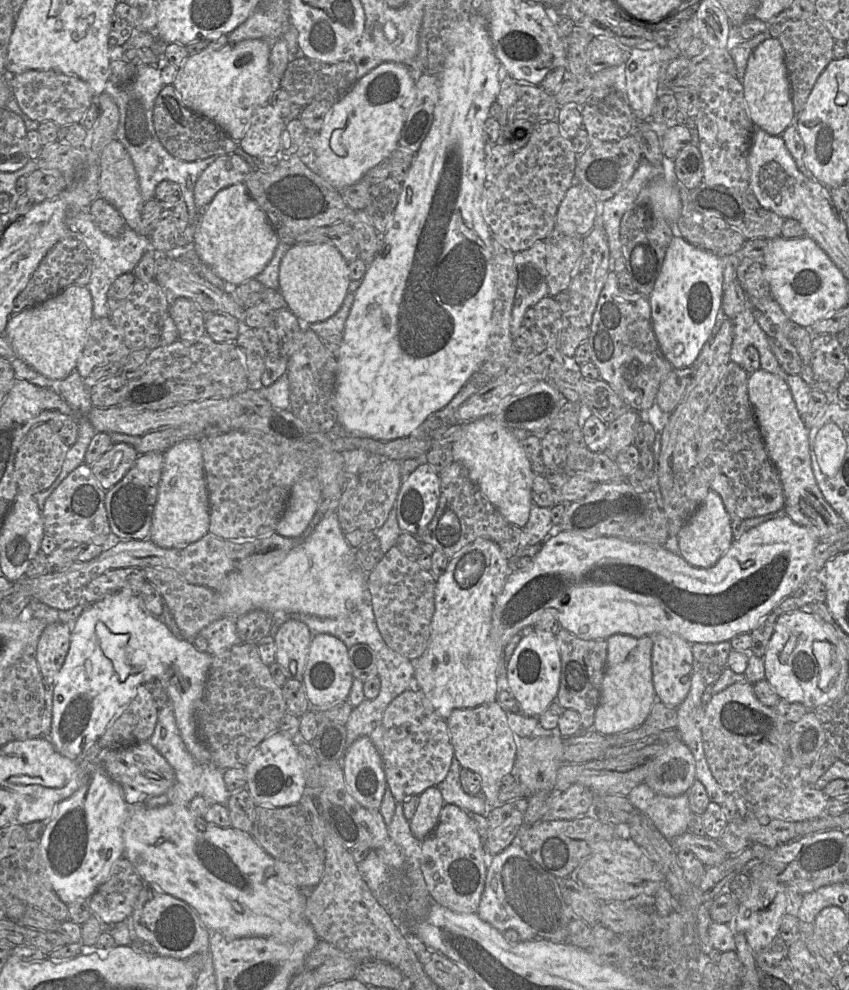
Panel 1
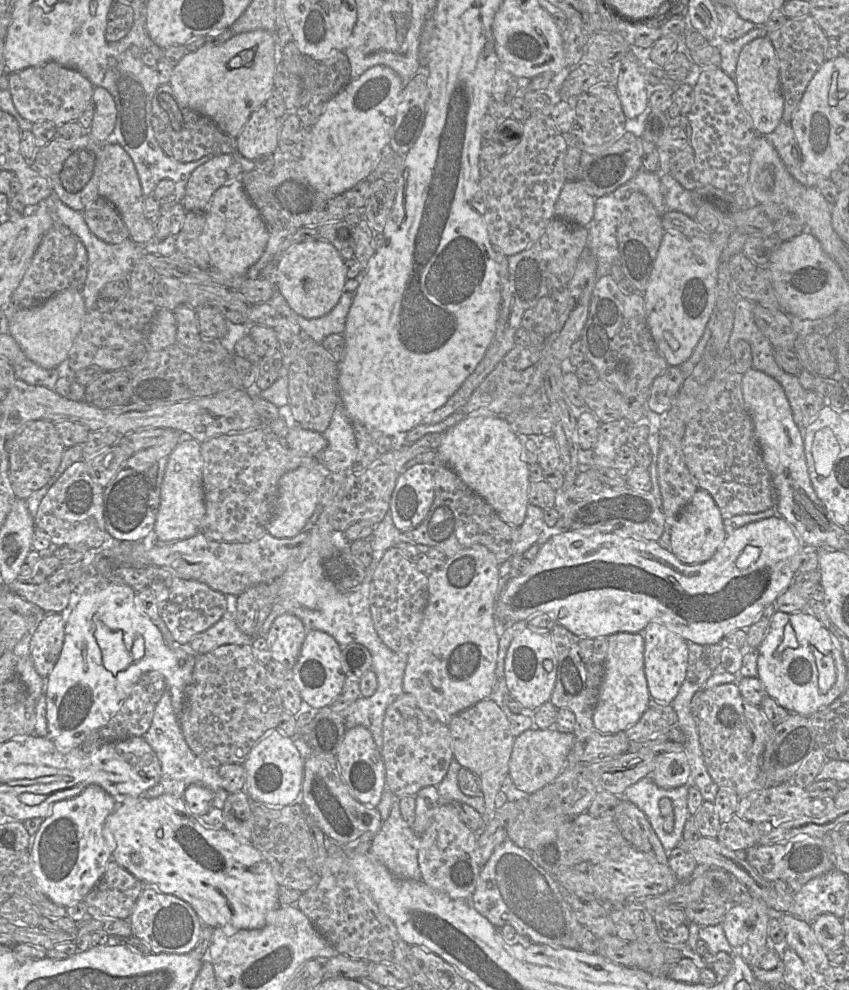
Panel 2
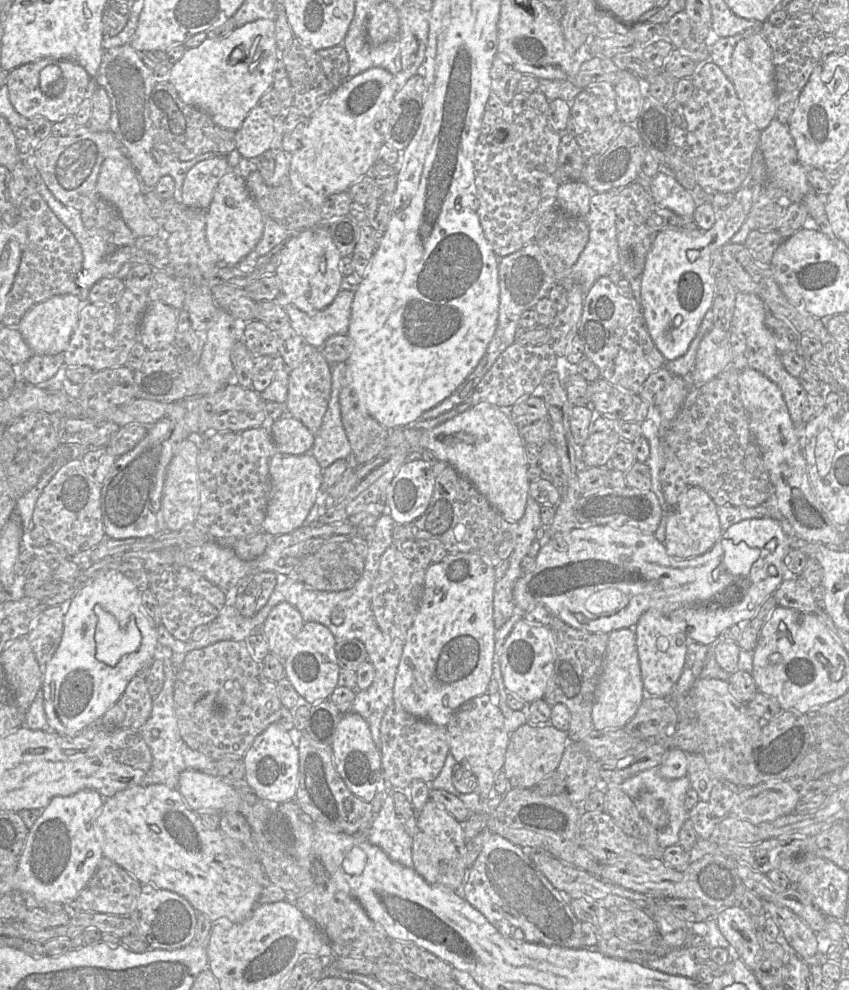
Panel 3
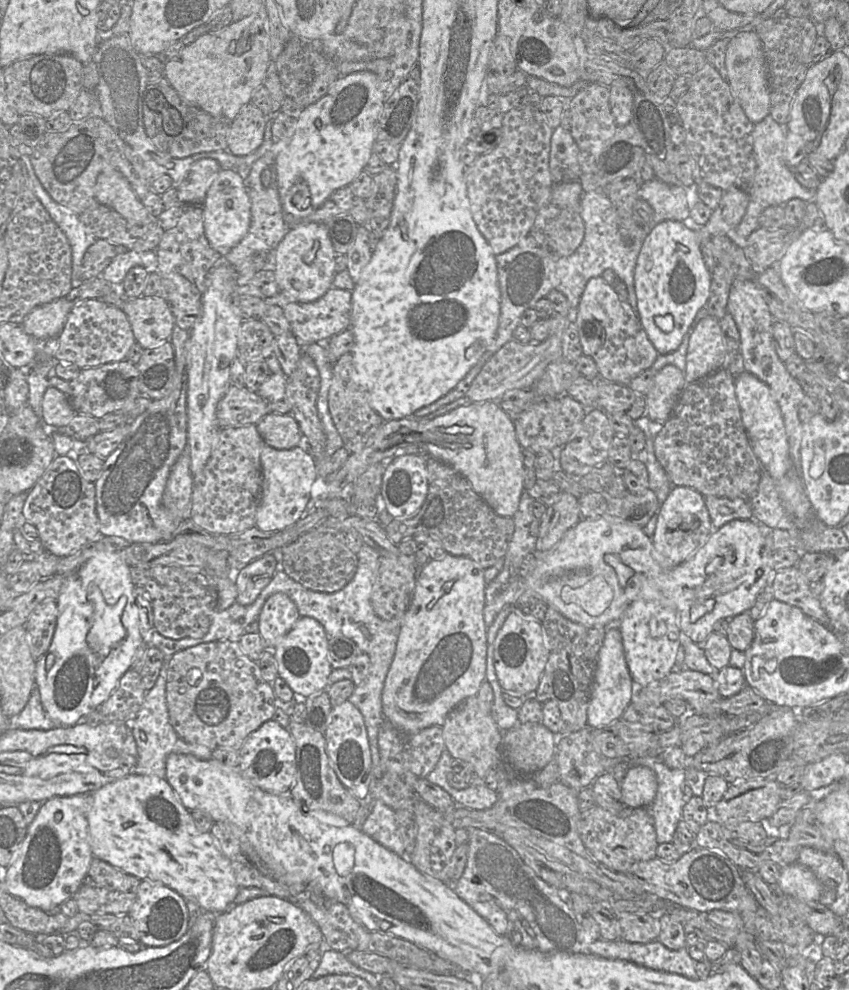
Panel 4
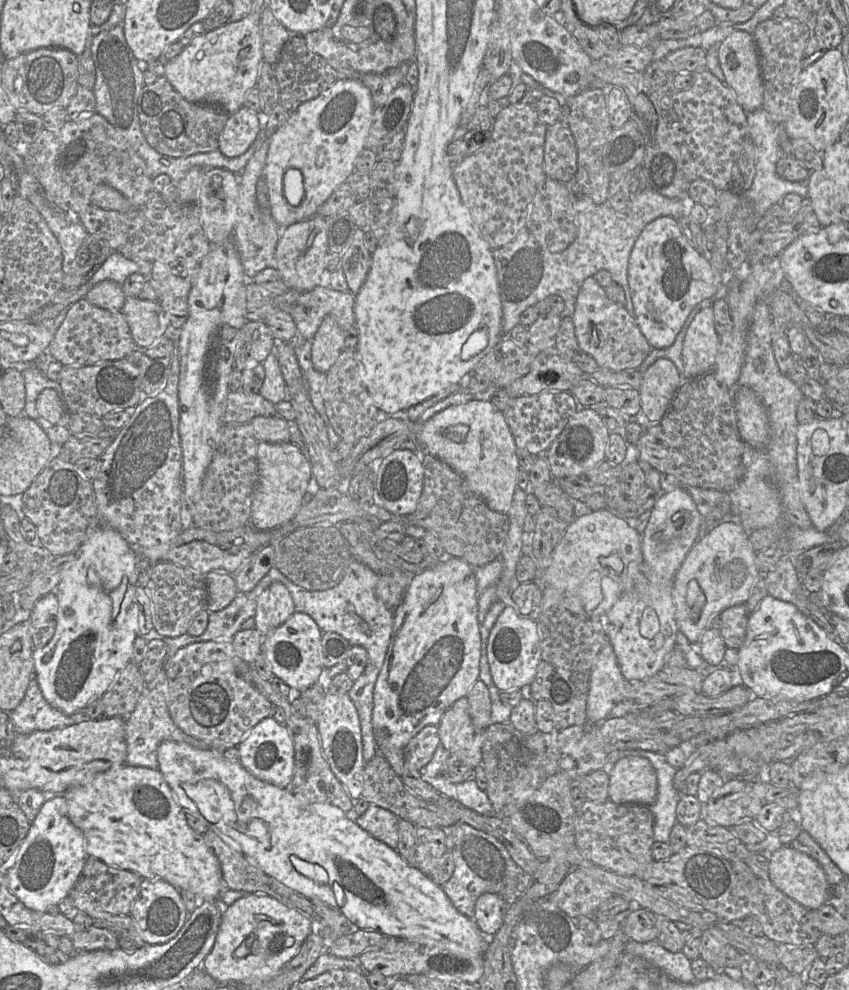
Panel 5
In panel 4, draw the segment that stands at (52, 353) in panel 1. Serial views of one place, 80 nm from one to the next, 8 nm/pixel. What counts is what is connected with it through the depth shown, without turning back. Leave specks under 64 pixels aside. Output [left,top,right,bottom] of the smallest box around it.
[21,298,73,340]

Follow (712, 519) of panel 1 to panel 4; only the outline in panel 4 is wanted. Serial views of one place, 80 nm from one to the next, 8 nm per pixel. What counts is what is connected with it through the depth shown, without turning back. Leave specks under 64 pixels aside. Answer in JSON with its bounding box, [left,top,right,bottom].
[652,486,714,568]

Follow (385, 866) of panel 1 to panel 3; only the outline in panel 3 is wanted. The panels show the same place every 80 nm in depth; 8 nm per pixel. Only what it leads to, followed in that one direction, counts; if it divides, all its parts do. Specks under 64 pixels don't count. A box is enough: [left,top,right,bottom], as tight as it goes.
[366,792,413,867]

